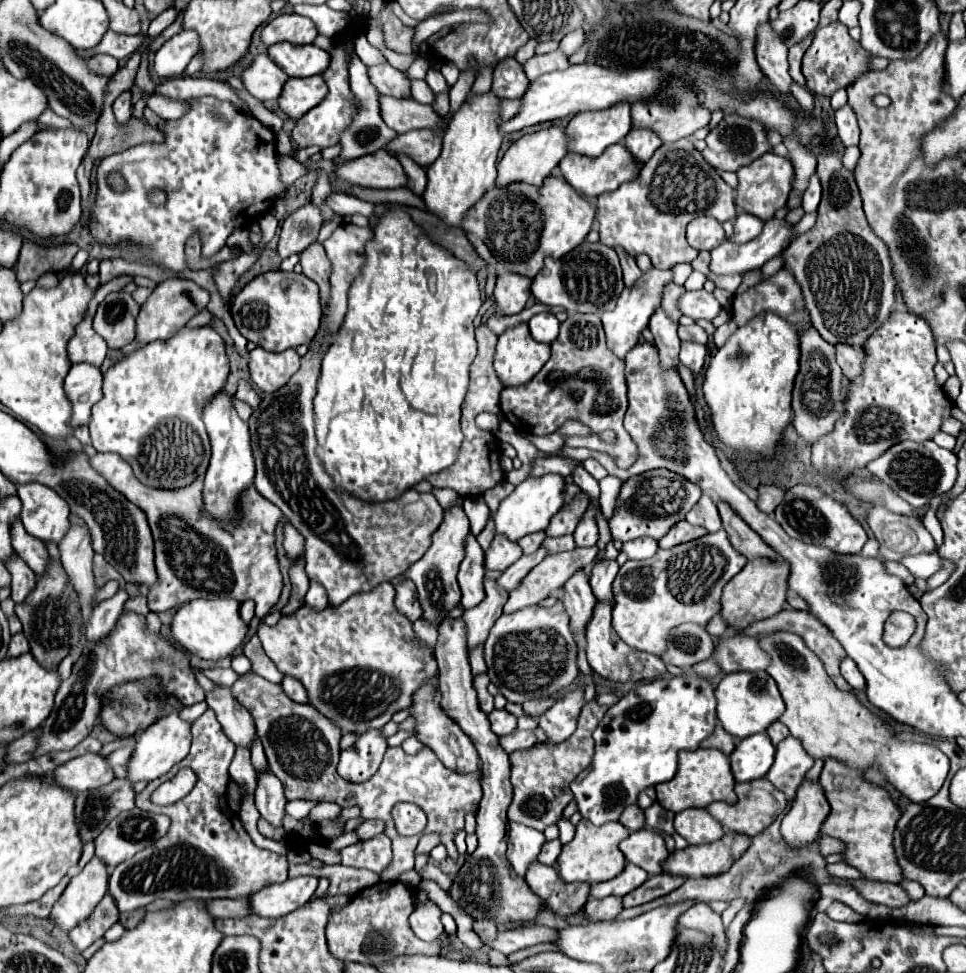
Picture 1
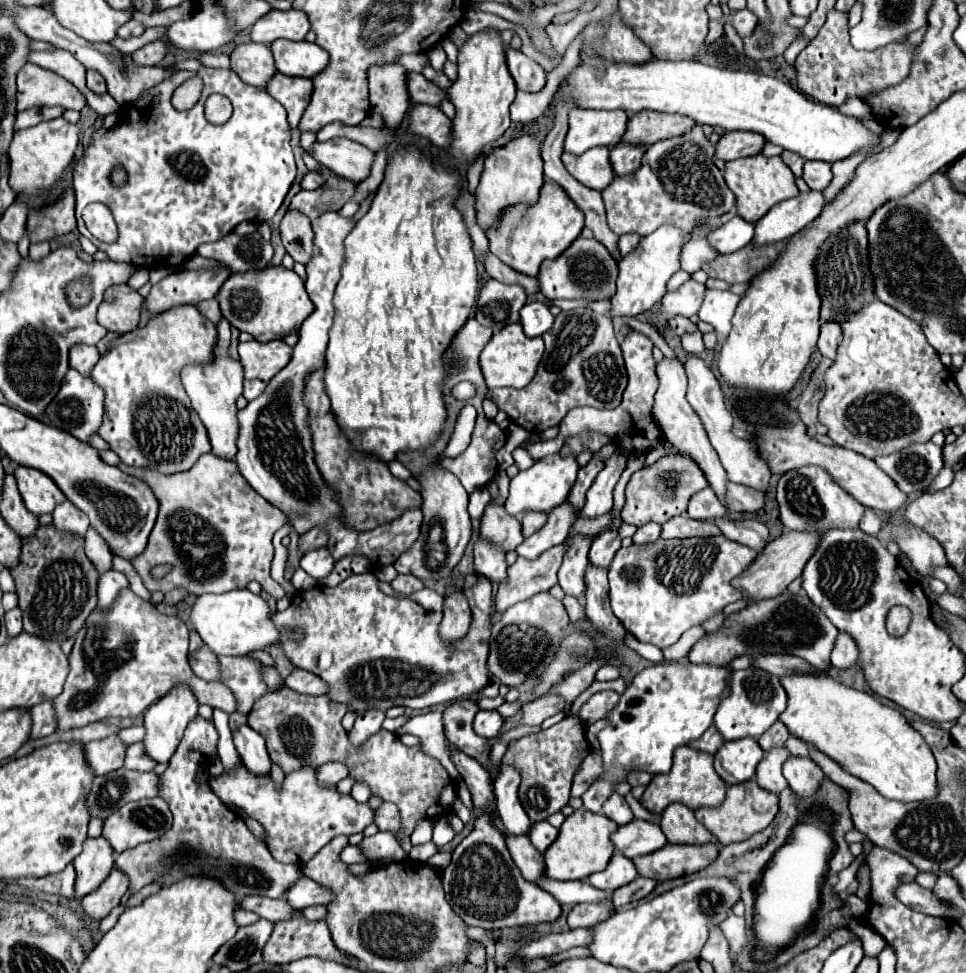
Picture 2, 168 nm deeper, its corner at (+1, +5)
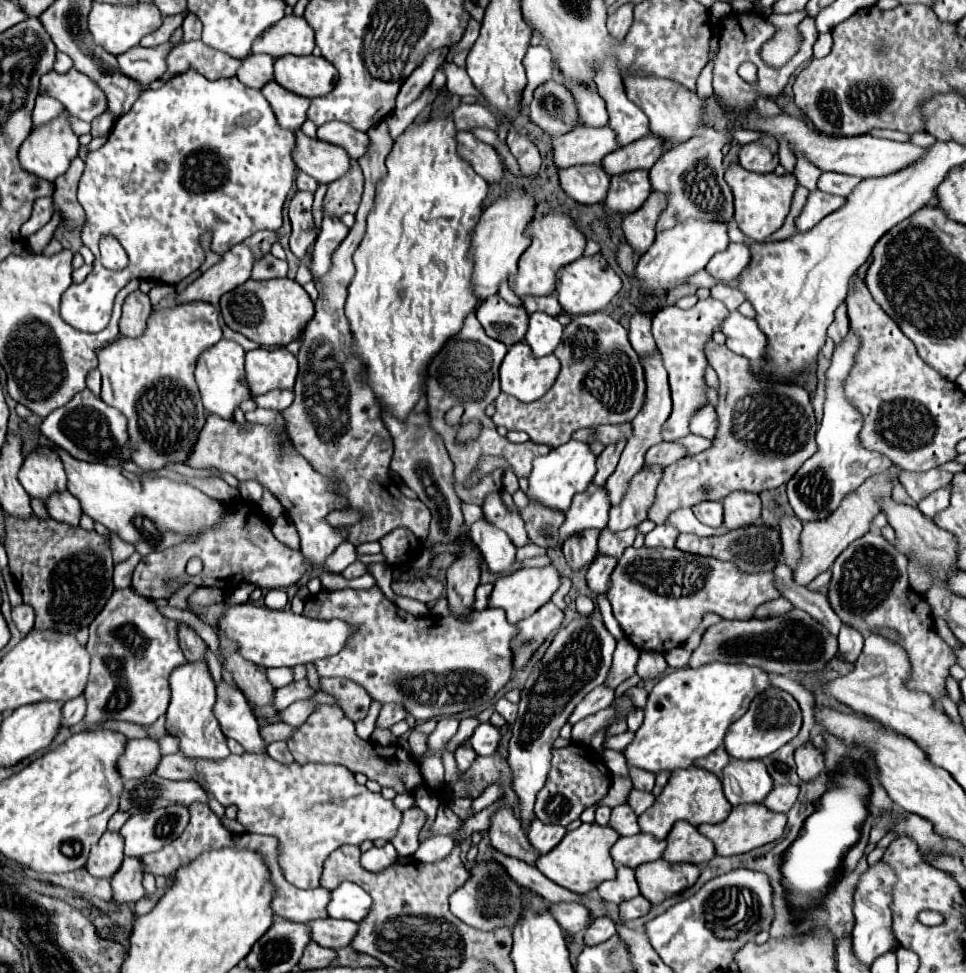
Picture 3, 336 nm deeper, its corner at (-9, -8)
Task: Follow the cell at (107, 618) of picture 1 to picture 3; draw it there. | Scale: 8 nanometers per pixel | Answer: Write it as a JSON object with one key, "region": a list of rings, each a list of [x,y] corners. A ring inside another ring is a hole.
{"region":[[[134,552],[128,560],[116,564],[116,568],[114,568],[114,586],[116,586],[116,588],[126,588],[126,586],[130,586],[132,572],[134,572],[134,568],[138,566],[140,558],[142,558],[142,556],[140,556],[138,552]]]}

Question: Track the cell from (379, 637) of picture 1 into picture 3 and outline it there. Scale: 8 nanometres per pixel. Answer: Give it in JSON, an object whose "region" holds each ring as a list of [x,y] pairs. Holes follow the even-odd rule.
{"region":[[[378,586],[370,588],[370,590],[352,590],[352,588],[346,588],[346,590],[320,590],[318,594],[310,596],[306,600],[306,606],[304,606],[304,614],[310,616],[310,618],[338,618],[338,620],[344,620],[344,622],[350,622],[352,626],[356,626],[356,634],[348,640],[348,644],[344,646],[344,650],[340,650],[336,656],[330,656],[330,658],[322,658],[316,662],[316,668],[318,668],[318,674],[324,678],[324,676],[340,676],[340,678],[348,678],[348,680],[354,680],[358,684],[362,684],[374,700],[382,702],[382,704],[388,704],[388,702],[394,702],[394,704],[400,704],[404,706],[416,720],[430,720],[434,716],[452,716],[452,714],[458,714],[458,712],[464,712],[464,710],[472,710],[472,708],[480,708],[484,706],[486,702],[490,702],[496,692],[500,692],[510,676],[512,676],[512,648],[510,648],[510,642],[512,638],[518,634],[518,628],[512,626],[508,620],[506,620],[506,614],[502,608],[486,608],[482,612],[476,612],[474,616],[470,616],[468,620],[470,622],[464,622],[462,618],[440,618],[440,616],[426,616],[426,618],[414,618],[412,614],[406,614],[404,610],[398,610],[396,604],[392,604]]]}

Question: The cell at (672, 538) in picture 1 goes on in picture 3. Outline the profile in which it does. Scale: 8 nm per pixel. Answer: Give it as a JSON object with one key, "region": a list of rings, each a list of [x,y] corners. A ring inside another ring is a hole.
{"region":[[[752,524],[746,528],[738,528],[738,530],[730,530],[724,536],[710,536],[710,538],[698,538],[694,534],[680,534],[676,548],[682,552],[690,552],[690,554],[698,554],[698,556],[710,556],[710,558],[718,558],[724,562],[734,562],[738,566],[738,570],[742,572],[772,572],[774,566],[778,564],[780,558],[780,534],[766,526],[766,524]]]}

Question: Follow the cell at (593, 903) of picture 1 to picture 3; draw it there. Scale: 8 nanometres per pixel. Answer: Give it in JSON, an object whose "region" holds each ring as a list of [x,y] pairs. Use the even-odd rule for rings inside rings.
{"region":[[[596,918],[596,920],[588,926],[588,930],[586,930],[586,934],[584,934],[584,942],[586,942],[588,946],[600,944],[600,942],[606,942],[608,938],[612,938],[614,934],[616,934],[616,924],[614,924],[614,920],[610,920],[610,918]]]}

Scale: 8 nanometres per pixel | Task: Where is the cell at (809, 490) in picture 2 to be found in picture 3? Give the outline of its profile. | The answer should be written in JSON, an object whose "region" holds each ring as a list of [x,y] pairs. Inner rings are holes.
{"region":[[[852,330],[834,348],[832,364],[826,372],[824,418],[822,418],[822,424],[816,434],[818,450],[814,456],[810,456],[810,460],[806,460],[802,464],[802,470],[798,470],[788,482],[788,500],[794,508],[794,514],[802,522],[826,518],[826,514],[830,514],[834,510],[834,506],[840,506],[842,498],[850,490],[856,490],[866,478],[892,466],[892,462],[886,456],[882,456],[880,452],[868,450],[860,444],[858,434],[862,430],[862,414],[844,394],[844,384],[854,366],[854,356],[856,356],[858,348],[860,348],[860,338]]]}

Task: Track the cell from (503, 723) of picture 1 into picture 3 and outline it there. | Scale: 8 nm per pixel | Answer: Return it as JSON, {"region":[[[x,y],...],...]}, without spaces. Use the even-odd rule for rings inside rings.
{"region":[[[490,722],[486,724],[480,724],[476,730],[474,730],[474,736],[470,738],[470,746],[474,748],[474,752],[478,756],[488,756],[488,754],[494,754],[498,744],[500,744],[502,736],[500,736],[500,730],[496,726],[492,726]]]}

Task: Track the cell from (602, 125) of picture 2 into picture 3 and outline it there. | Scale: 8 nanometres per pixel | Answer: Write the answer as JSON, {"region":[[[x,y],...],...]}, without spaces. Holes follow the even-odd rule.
{"region":[[[582,126],[568,134],[552,138],[552,154],[556,168],[568,168],[576,164],[600,164],[602,156],[610,154],[616,148],[616,138],[608,126]]]}

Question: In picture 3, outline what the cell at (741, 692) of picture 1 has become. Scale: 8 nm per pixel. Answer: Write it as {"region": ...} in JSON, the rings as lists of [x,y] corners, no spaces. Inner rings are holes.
{"region":[[[772,686],[770,690],[758,694],[750,704],[748,712],[738,722],[734,722],[734,726],[730,726],[724,748],[732,758],[738,760],[762,760],[772,752],[776,752],[778,748],[782,748],[784,744],[792,742],[798,736],[800,726],[802,726],[802,712],[798,702],[788,692]]]}

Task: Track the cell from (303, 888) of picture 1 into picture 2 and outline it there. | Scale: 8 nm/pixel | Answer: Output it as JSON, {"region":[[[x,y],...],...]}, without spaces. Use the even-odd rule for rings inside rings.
{"region":[[[302,875],[286,893],[284,893],[284,899],[286,903],[292,907],[292,909],[304,909],[308,905],[326,905],[328,901],[332,901],[330,893],[326,889],[320,889],[316,885],[316,881],[312,881],[310,877]]]}

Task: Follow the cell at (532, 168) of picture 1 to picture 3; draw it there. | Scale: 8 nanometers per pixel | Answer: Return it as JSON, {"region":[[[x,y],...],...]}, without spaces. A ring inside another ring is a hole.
{"region":[[[508,192],[482,212],[480,222],[472,236],[472,248],[470,248],[470,258],[474,262],[472,290],[478,300],[486,300],[488,296],[496,294],[500,282],[504,282],[504,280],[508,280],[508,276],[516,274],[518,258],[530,244],[524,230],[534,216],[534,206],[536,206],[536,202],[526,192]]]}

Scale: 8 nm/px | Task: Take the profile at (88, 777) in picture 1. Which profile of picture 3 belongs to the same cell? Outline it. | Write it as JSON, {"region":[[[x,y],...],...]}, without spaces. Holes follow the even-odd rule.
{"region":[[[142,738],[142,740],[130,740],[126,746],[126,752],[122,754],[118,762],[118,770],[124,780],[142,778],[156,770],[160,762],[160,746],[154,738]]]}

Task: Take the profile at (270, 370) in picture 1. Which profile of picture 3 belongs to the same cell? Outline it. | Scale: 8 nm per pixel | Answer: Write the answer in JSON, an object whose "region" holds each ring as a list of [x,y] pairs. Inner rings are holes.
{"region":[[[258,348],[246,352],[246,386],[250,396],[260,396],[276,388],[292,388],[298,374],[296,356],[286,348]]]}

